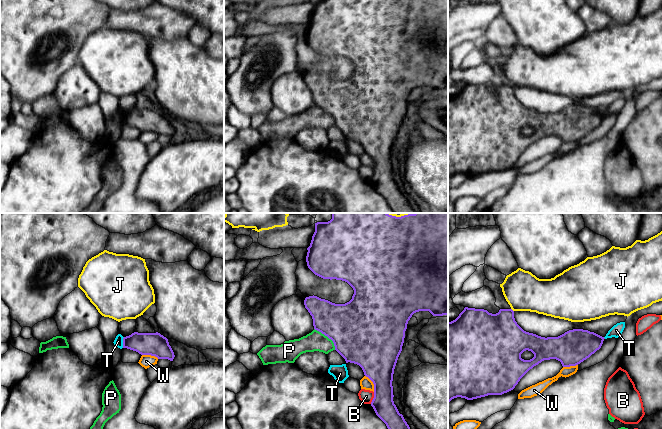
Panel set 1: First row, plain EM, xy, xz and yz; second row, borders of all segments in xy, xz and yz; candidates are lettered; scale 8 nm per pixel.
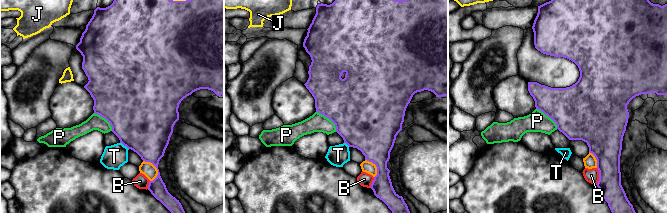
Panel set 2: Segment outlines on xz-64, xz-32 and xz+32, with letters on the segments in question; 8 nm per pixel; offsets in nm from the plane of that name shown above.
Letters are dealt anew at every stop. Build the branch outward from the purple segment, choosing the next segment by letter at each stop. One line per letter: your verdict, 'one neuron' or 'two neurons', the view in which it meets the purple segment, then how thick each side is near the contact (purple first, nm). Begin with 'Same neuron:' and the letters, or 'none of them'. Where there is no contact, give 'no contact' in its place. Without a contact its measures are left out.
Same neuron: none of them
B: two neurons; contact in xz; calibres 240 and 110 nm
J: two neurons; contact in xz; calibres 500 and 60 nm
P: two neurons; contact in xz; calibres 460 and 160 nm
T: two neurons; contact in xy; calibres 190 and 70 nm
W: two neurons; contact in xz; calibres 360 and 90 nm

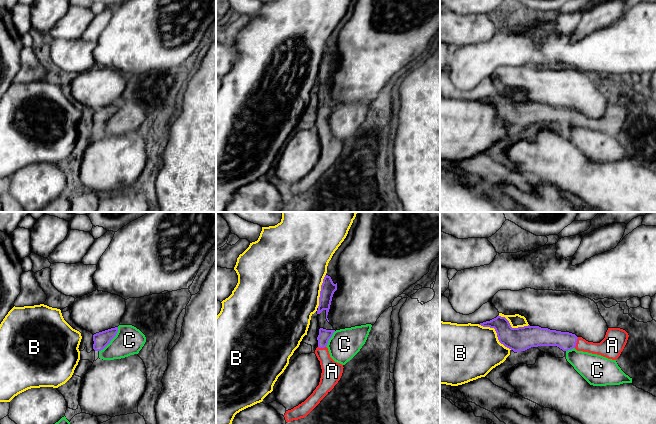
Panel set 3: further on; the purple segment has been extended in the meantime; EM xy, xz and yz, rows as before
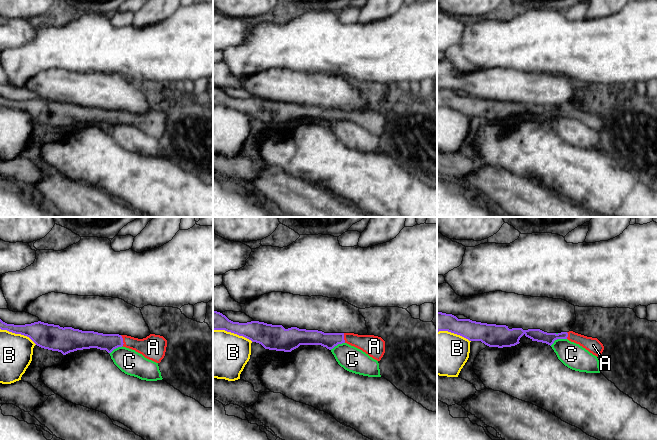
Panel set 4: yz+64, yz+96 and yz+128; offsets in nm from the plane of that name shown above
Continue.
Same neuron: A
A: one neuron; contact in yz; calibres 150 and 140 nm
B: two neurons; contact in yz; calibres 190 and 420 nm
C: two neurons; contact in xy; calibres 120 and 240 nm

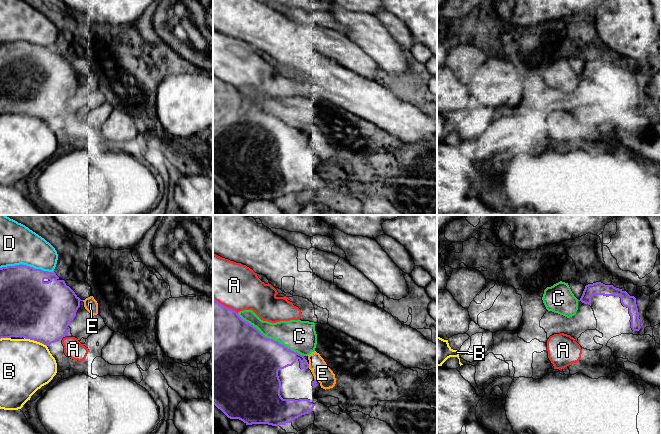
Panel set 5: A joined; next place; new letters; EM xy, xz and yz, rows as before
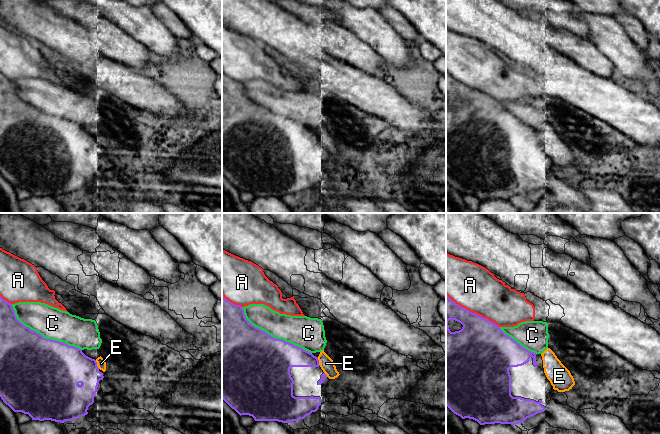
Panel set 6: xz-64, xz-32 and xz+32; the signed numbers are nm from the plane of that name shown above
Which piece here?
Same neuron: none of them
A: two neurons; contact in xz; calibres 500 and 360 nm
B: two neurons; contact in xy; calibres 480 and 420 nm
C: two neurons; contact in xz; calibres 480 and 260 nm
D: two neurons; contact in xy; calibres 400 and 300 nm
E: two neurons; contact in xz; calibres 190 and 150 nm

